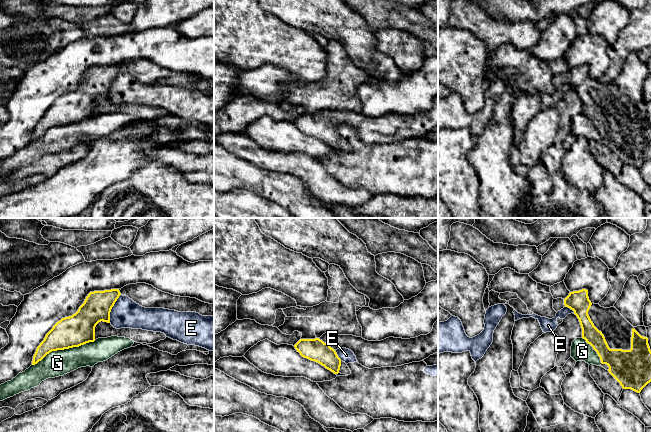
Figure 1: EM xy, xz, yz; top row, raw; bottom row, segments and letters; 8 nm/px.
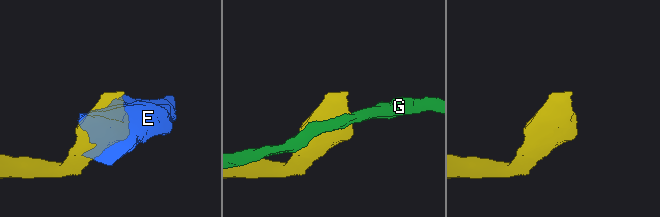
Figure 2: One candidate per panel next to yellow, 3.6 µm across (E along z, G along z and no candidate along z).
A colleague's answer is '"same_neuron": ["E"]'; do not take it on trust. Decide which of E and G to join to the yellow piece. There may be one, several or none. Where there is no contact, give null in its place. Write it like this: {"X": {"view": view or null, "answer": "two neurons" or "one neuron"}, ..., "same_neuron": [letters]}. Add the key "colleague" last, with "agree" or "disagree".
{"E": {"view": "xy", "answer": "two neurons"}, "G": {"view": "xy", "answer": "two neurons"}, "same_neuron": [], "colleague": "disagree"}

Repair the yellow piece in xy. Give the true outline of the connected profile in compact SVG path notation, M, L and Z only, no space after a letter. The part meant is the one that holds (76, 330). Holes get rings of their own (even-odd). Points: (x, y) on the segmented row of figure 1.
M146 283L129 284L119 289L90 292L78 311L62 318L46 334L37 347L32 365L52 351L79 347L95 341L95 327L103 321L110 323L110 312L120 295L126 295L145 308L164 308L178 312L196 312L214 316L214 304L196 298L174 296Z

